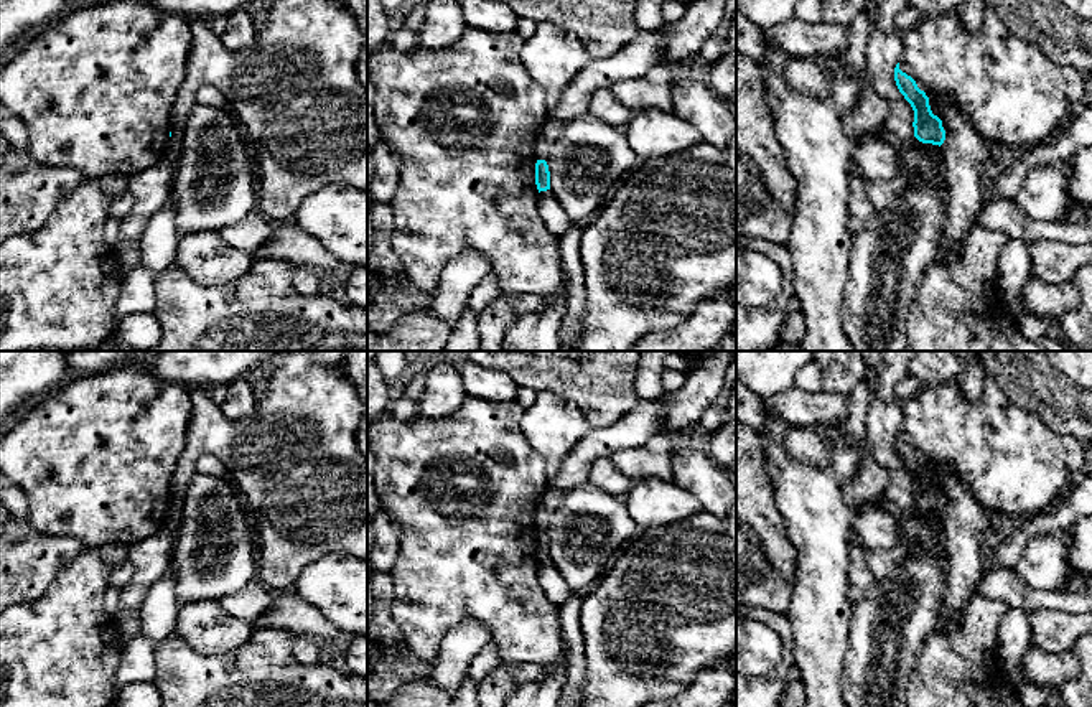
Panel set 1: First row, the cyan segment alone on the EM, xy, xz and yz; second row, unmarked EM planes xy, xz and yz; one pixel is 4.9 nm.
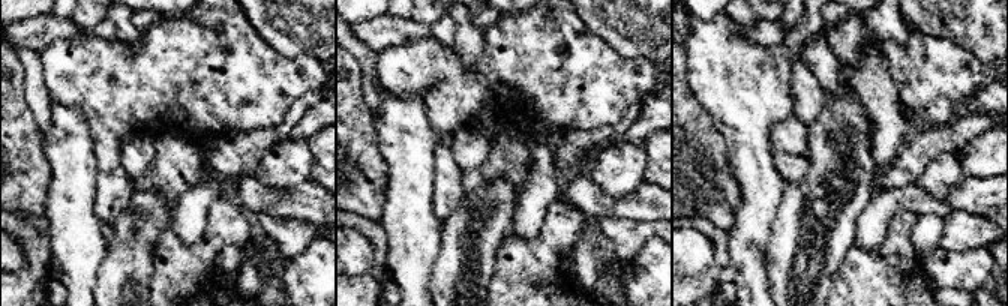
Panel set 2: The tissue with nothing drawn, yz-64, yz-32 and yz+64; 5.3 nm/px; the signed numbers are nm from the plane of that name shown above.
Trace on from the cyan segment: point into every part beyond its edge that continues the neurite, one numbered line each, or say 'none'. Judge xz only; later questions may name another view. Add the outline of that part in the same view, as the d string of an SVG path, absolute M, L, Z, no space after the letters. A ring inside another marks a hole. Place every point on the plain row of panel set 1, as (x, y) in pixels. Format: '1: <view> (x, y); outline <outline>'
1: xz (555, 589); outline M550 559L539 562L537 577L547 600L553 605L562 606L572 595L568 583Z

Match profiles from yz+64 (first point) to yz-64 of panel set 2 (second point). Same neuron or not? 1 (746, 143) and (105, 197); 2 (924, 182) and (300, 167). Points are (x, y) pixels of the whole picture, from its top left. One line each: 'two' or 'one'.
1: two
2: one

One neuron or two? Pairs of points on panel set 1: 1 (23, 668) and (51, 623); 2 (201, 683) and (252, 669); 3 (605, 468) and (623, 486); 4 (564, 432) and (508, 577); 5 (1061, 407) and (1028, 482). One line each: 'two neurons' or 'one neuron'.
1: one neuron
2: one neuron
3: one neuron
4: two neurons
5: two neurons

